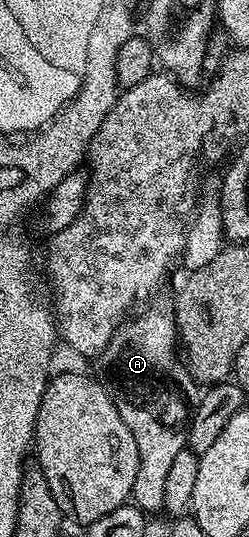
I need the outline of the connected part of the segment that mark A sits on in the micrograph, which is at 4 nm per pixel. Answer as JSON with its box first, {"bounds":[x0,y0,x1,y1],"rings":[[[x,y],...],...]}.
{"bounds":[101,310,193,512],"rings":[[[147,310],[136,322],[130,322],[120,325],[101,355],[101,381],[106,386],[107,393],[111,395],[117,412],[121,412],[121,420],[125,420],[129,432],[133,432],[133,440],[137,440],[139,475],[131,489],[134,505],[144,512],[159,512],[163,510],[165,500],[165,476],[173,459],[177,457],[177,452],[181,452],[187,446],[187,424],[193,410],[192,403],[187,403],[187,389],[193,386],[193,379],[180,355],[179,358],[175,355],[177,331],[175,319],[168,311],[166,314],[163,310]]]}

